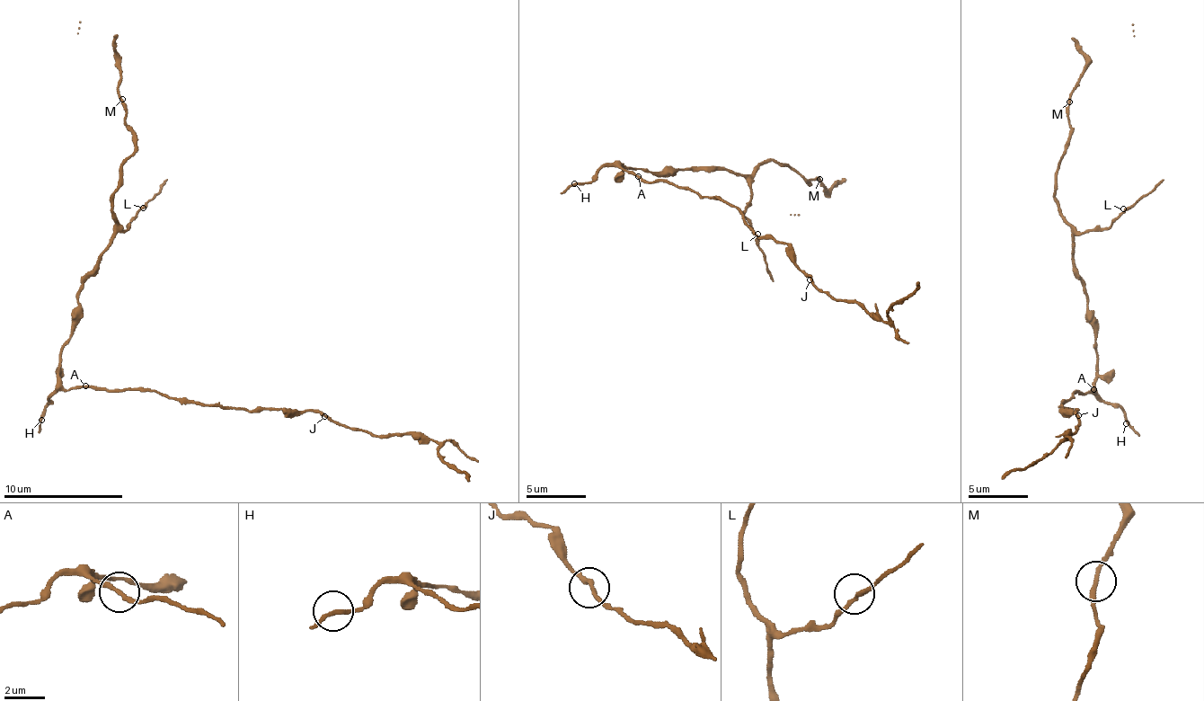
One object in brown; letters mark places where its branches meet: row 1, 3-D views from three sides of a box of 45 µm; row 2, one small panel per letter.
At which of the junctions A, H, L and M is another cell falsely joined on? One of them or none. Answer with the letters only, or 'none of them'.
A

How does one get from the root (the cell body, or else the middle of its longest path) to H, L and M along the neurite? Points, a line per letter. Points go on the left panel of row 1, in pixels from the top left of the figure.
H: (81, 386), (50, 393), (41, 420)
L: (81, 386), (67, 389), (60, 375), (60, 348), (72, 332), (78, 290), (108, 243), (128, 231), (143, 208)
M: (81, 386), (61, 384), (60, 348), (72, 332), (81, 285), (108, 245), (119, 164), (135, 146), (122, 99)

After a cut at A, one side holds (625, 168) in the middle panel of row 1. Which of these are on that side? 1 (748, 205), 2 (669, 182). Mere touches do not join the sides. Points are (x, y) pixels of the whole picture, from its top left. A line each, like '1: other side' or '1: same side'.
1: same side
2: other side

